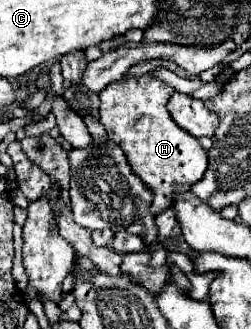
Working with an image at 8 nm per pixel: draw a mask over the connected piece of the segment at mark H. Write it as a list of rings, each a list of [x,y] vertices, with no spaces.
[[[149,75],[115,81],[99,93],[101,125],[109,139],[123,149],[131,171],[153,193],[155,199],[151,203],[151,213],[161,213],[173,205],[175,195],[189,191],[207,169],[207,151],[201,147],[199,139],[183,131],[167,113],[165,105],[171,93],[173,87]]]

